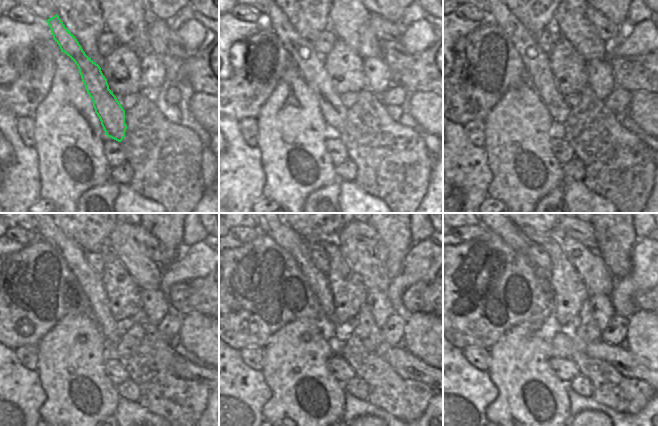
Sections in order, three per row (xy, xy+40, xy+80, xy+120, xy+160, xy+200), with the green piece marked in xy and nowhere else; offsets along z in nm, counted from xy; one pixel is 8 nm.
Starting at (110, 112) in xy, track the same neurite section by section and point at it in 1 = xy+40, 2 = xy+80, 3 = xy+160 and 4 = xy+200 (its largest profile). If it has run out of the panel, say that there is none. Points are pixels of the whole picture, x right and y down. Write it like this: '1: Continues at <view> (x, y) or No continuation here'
1: Continues at xy+40 (311, 65)
2: Continues at xy+80 (536, 62)
3: Continues at xy+160 (286, 237)
4: Continues at xy+200 (512, 235)

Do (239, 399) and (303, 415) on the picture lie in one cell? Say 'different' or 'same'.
different

